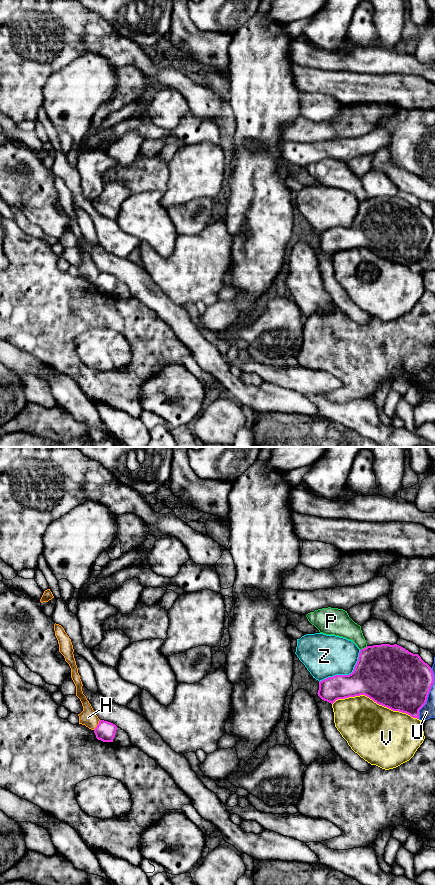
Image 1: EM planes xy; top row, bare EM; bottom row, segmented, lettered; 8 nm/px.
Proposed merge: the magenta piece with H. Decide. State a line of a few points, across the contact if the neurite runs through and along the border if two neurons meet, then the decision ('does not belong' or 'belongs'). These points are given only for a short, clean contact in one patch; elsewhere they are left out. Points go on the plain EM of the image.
line xy (100, 272), (93, 281); does not belong

